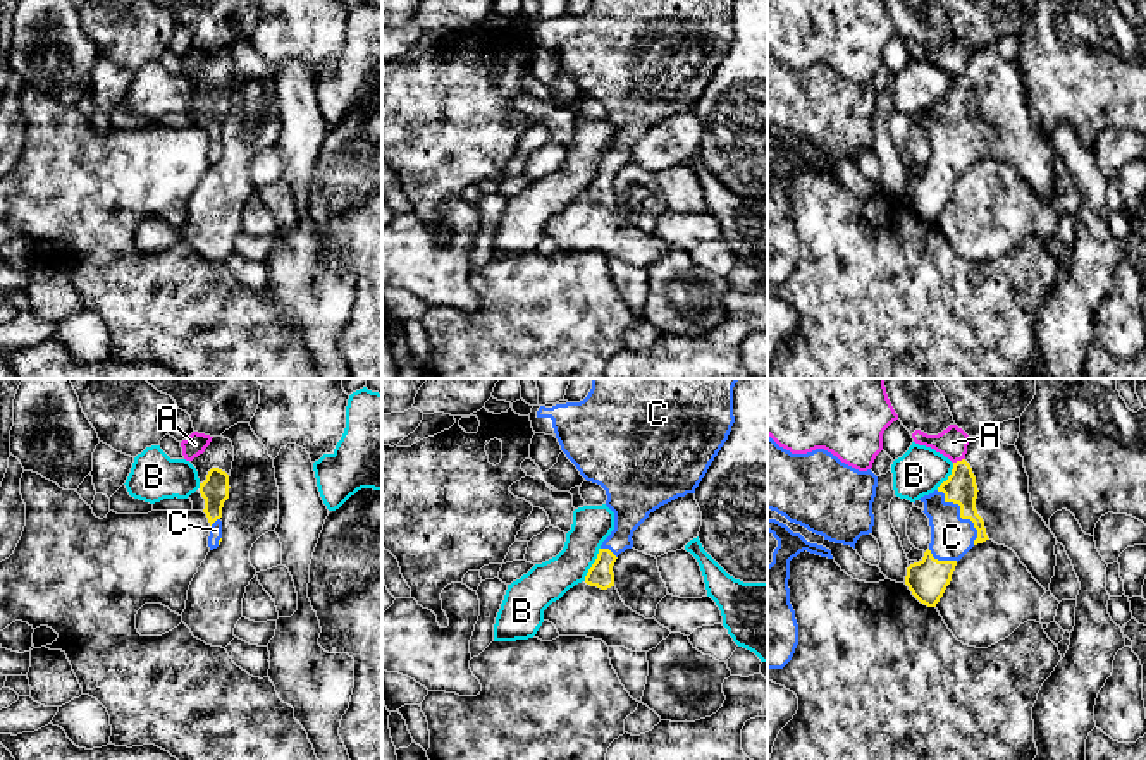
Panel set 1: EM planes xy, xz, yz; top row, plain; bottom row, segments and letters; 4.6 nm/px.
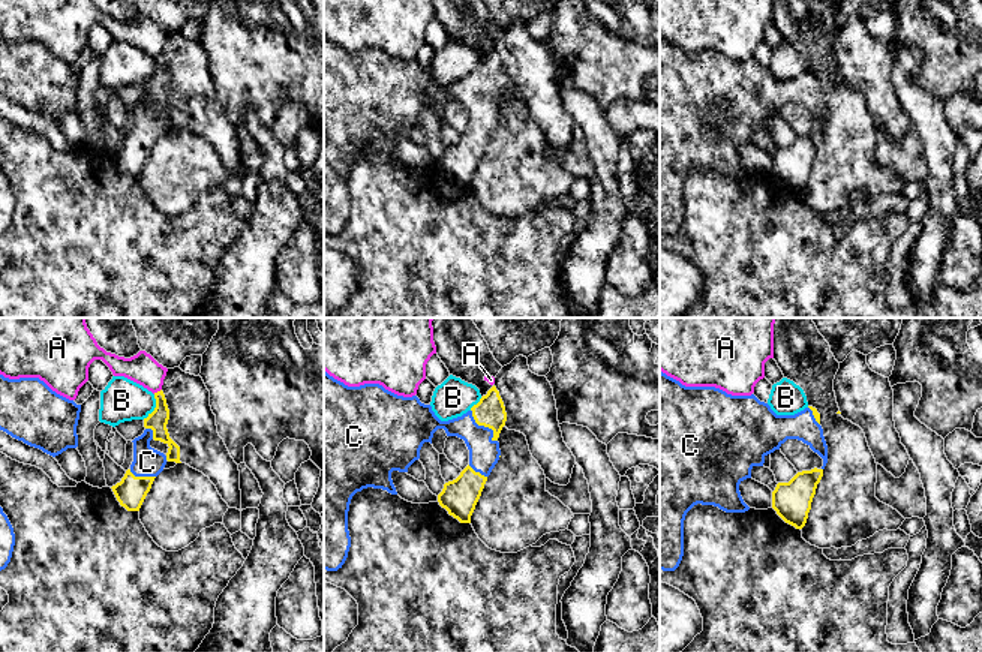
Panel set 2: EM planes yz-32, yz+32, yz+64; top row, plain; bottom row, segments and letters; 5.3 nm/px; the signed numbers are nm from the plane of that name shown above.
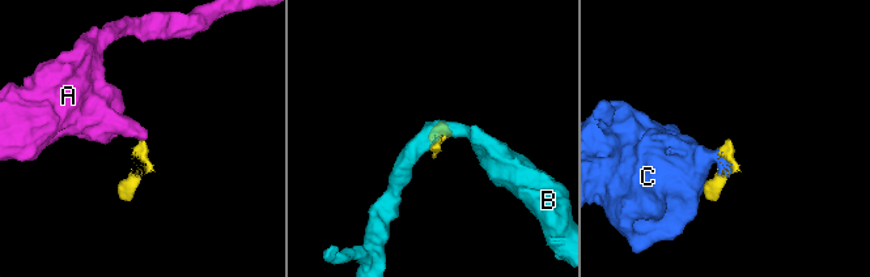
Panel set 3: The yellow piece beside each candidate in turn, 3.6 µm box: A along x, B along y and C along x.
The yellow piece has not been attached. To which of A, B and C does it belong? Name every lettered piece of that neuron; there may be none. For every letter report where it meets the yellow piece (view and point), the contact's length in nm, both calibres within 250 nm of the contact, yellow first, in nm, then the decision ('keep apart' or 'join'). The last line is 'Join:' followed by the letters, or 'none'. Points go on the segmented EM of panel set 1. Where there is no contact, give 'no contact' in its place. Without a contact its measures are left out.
A: yz (959, 461) | 60 nm | 150/140 nm | keep apart
B: xz (592, 564) | 180 nm | 120/190 nm | keep apart
C: yz (961, 514) | 320 nm | 150/200 nm | join
Join: C

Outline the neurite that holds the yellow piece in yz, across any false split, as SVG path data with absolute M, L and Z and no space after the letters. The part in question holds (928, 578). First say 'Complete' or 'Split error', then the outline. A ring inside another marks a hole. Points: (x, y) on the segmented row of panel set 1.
Split error. M995 428L970 437L965 457L953 463L948 480L919 500L929 518L931 543L924 557L907 567L905 585L921 604L936 607L957 562L986 540L1012 549L1032 578L1050 591L1057 566L1057 538L1032 507L1024 457L1015 445L1003 444Z

